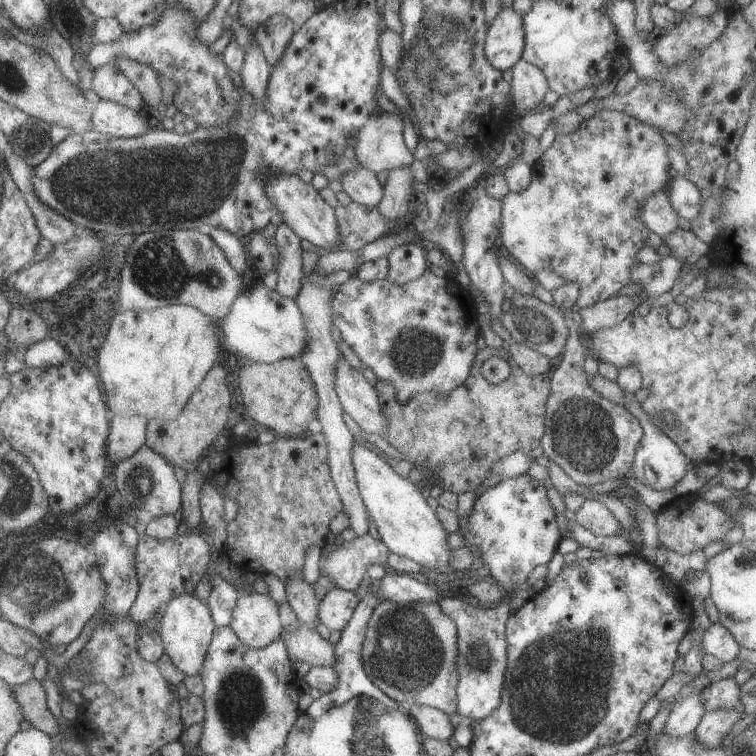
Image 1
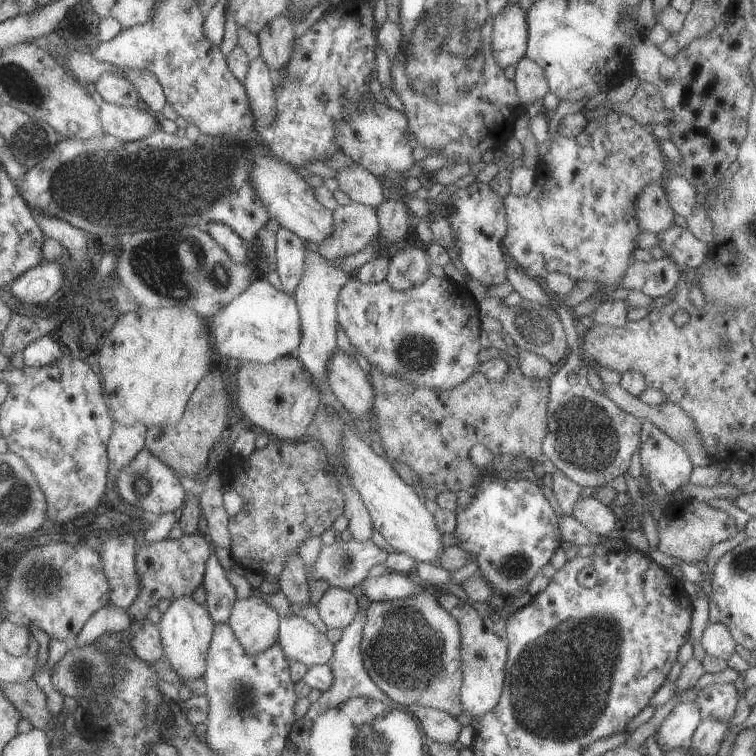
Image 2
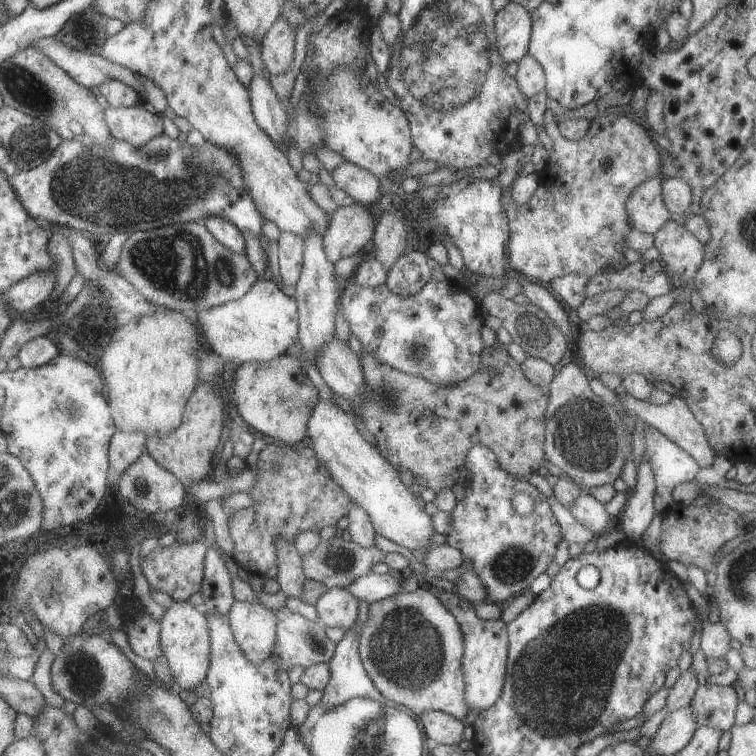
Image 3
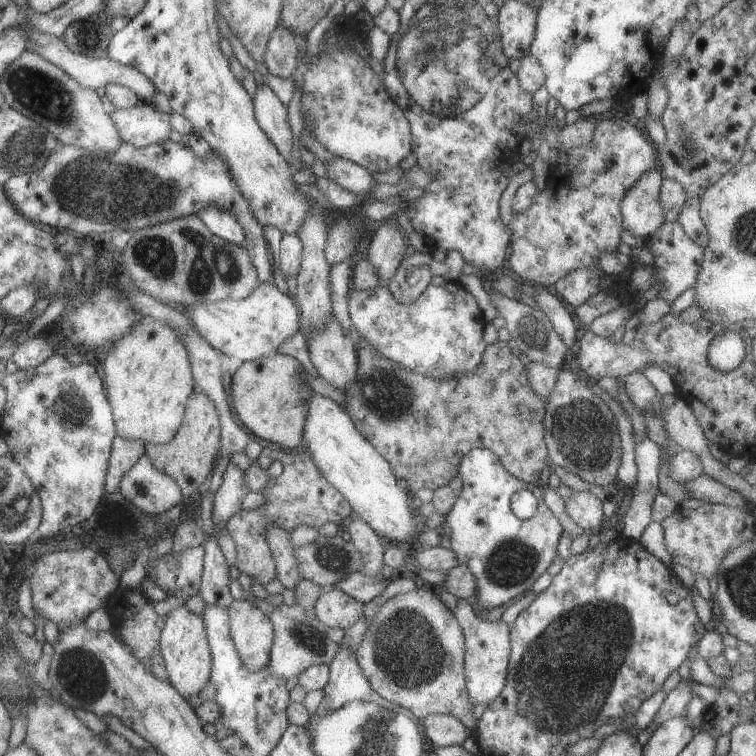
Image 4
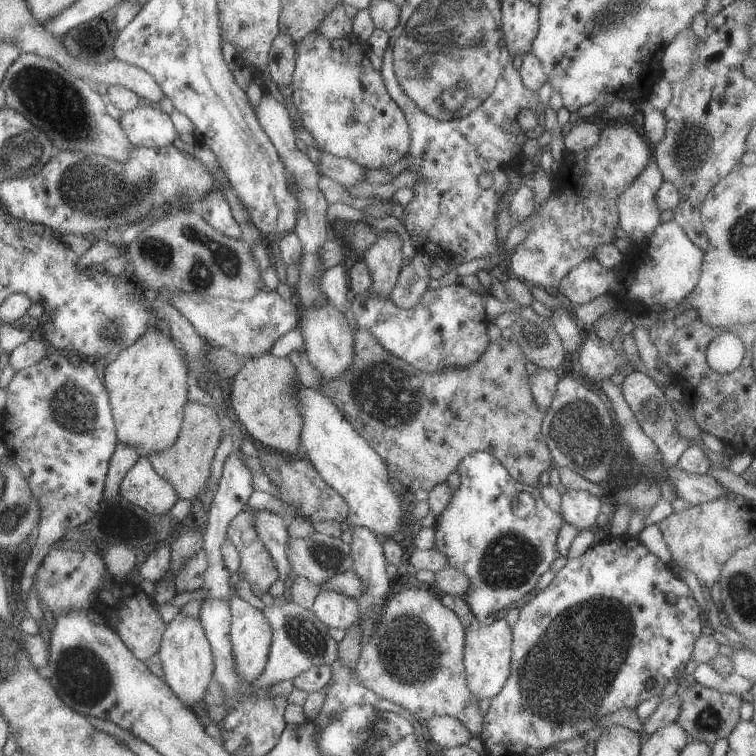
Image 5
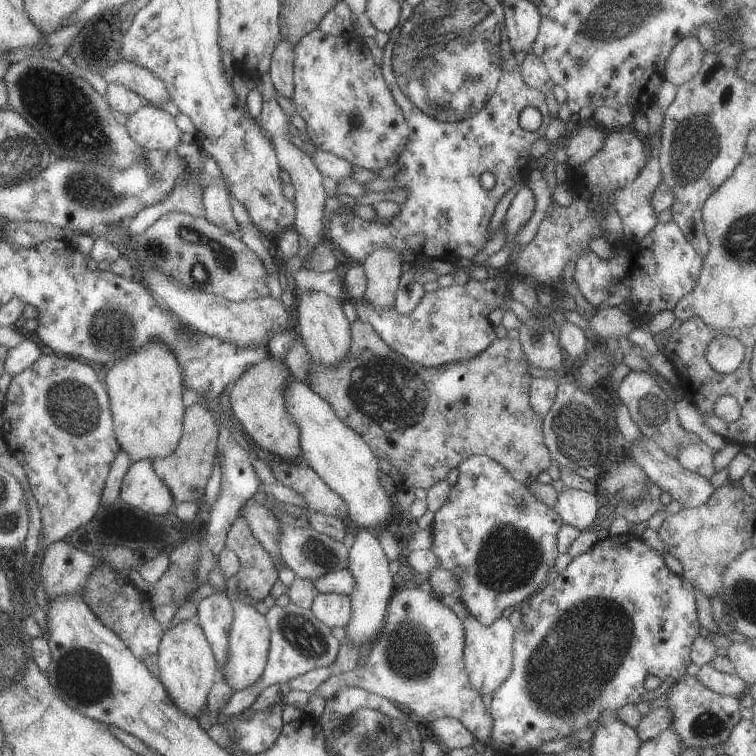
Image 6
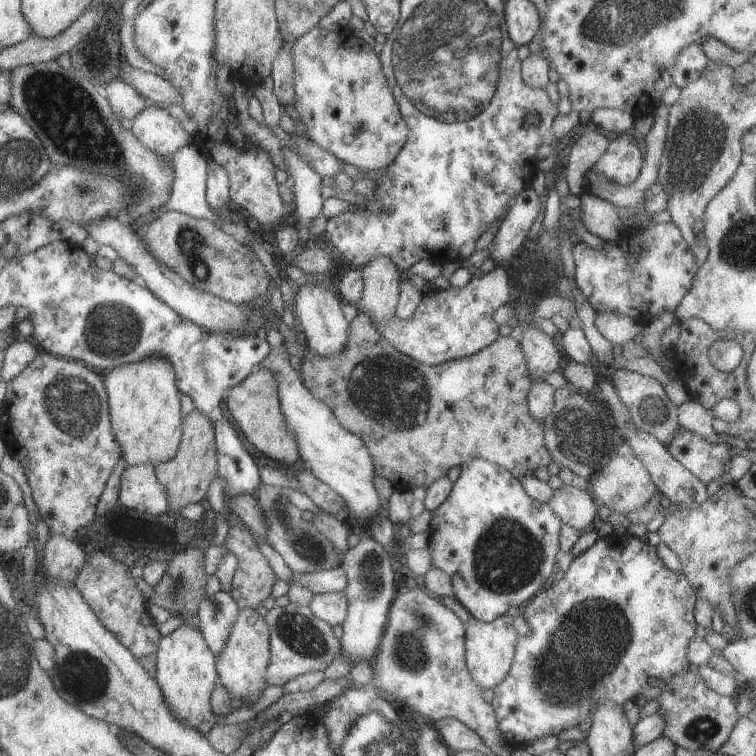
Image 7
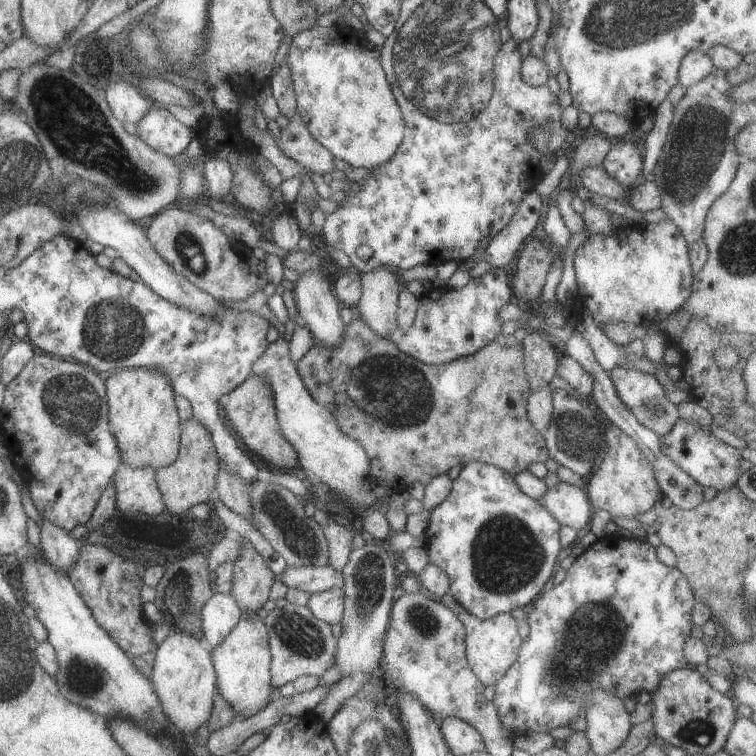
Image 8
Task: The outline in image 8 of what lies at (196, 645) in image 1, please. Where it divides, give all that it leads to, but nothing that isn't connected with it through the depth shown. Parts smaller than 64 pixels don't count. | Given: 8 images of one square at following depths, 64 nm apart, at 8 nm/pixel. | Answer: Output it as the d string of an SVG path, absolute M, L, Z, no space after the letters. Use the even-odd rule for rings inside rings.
M170 631L169 635L157 646L151 677L153 689L159 698L161 709L167 719L184 735L194 735L196 730L209 722L213 711L213 696L217 693L217 676L211 659L210 649L204 642L180 631Z

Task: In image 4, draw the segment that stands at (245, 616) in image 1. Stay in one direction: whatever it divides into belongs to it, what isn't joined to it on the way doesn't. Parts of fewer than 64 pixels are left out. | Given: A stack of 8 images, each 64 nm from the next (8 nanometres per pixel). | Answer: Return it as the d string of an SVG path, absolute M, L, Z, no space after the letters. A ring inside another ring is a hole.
M234 599L229 606L231 639L234 641L242 664L249 671L268 666L270 649L275 637L268 615L247 600Z

